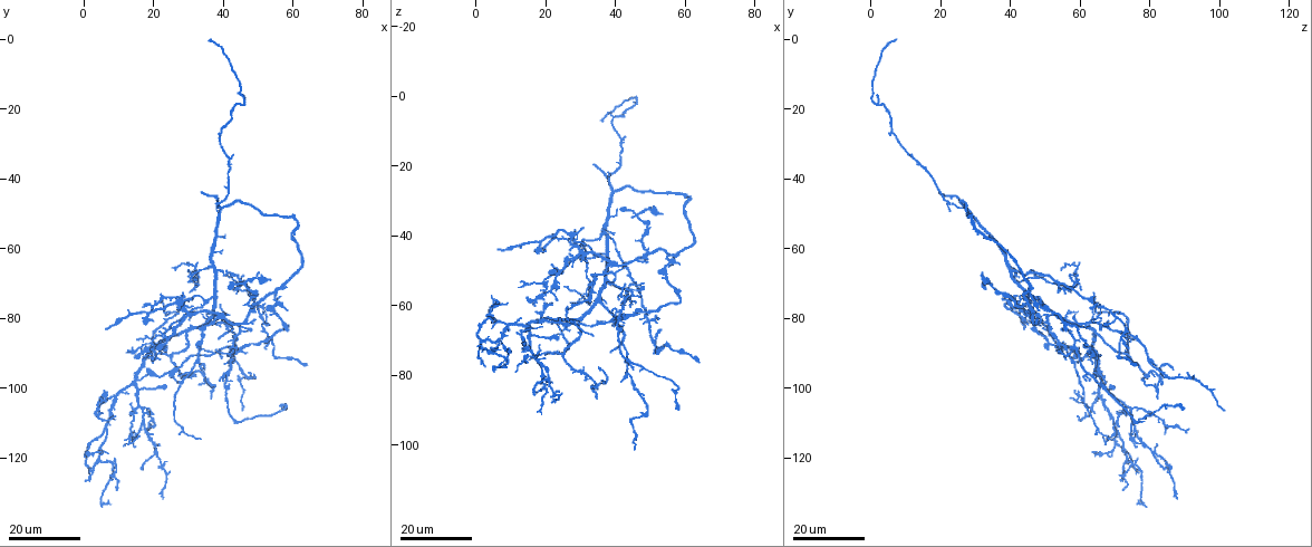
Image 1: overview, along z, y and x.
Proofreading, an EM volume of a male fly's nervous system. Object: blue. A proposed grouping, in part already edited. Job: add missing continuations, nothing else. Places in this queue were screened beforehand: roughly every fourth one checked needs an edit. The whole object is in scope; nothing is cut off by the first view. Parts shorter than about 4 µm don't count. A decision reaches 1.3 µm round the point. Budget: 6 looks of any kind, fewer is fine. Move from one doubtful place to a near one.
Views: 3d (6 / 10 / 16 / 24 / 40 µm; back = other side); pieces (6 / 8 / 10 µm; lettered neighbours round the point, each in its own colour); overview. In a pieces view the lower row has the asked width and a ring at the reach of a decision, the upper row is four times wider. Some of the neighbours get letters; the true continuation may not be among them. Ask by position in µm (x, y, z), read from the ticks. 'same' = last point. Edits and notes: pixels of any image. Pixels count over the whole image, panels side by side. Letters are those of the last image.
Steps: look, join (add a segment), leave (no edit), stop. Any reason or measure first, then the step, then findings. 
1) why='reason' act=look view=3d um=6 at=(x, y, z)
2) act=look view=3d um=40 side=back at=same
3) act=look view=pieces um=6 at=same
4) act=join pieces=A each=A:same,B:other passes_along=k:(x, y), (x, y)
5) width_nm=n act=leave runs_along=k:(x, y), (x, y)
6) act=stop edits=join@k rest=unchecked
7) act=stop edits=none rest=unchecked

why='free end' act=look view=3d um=24 at=(38.0, 86.5, 72.5)

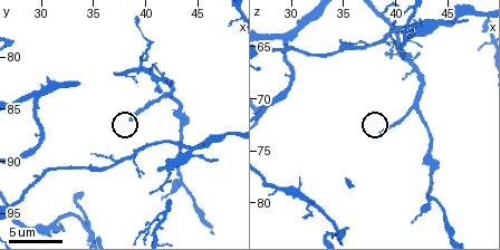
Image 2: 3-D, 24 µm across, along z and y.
act=look view=pieces um=8 at=(38.8, 86.0, 73.4)

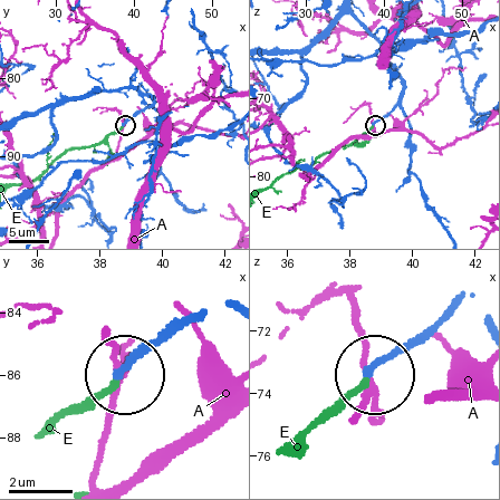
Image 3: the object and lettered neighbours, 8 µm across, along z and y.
width_nm=220 act=join pieces=E each=A:other,E:same found='the neuron continues'

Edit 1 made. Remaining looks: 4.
act=look view=overview

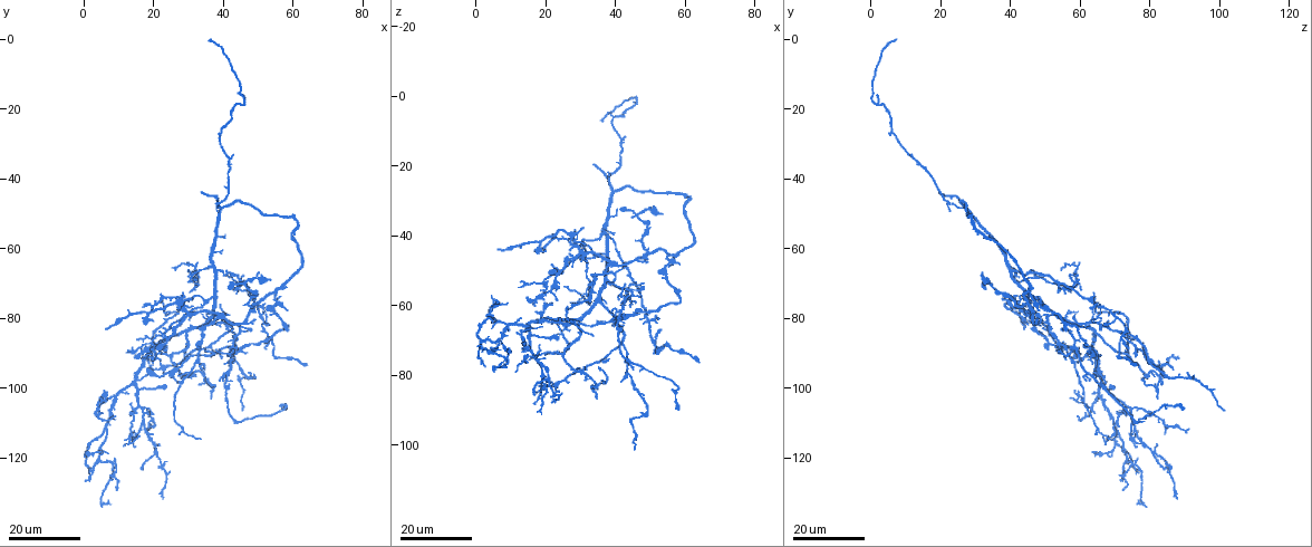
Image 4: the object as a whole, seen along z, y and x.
why='branch stops here' act=look view=3d um=24 at=(33.5, 44.5, 19.0)

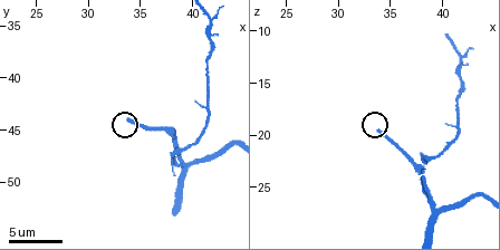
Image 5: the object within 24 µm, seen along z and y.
act=look view=pieces um=10 at=(33.8, 44.2, 19.8)

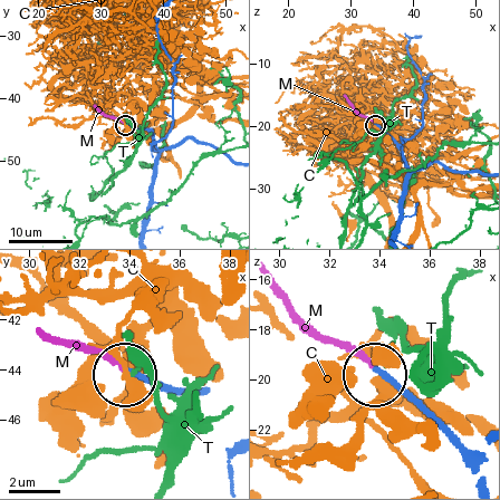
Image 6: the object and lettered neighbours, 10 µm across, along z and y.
act=join pieces=M each=C:other,M:same,T:other found='it goes on there'

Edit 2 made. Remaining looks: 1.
act=stop edits=join@3,join@6 rest=unchecked

